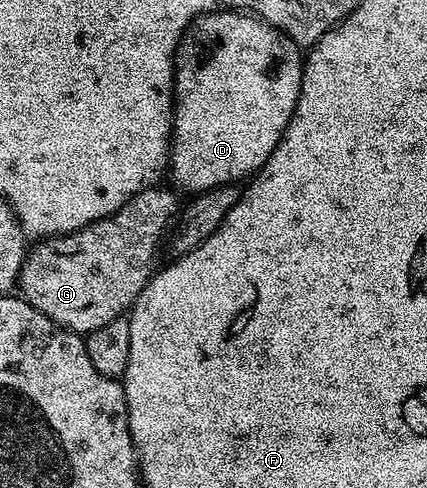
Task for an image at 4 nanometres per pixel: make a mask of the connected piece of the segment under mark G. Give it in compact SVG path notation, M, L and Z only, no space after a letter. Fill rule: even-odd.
M164 186L146 187L131 201L127 201L114 215L95 221L82 231L68 231L66 235L54 235L48 239L34 242L28 248L25 262L19 274L19 295L35 309L39 309L51 321L69 331L88 333L124 316L132 308L142 289L148 285L155 274L153 258L161 238L170 234L179 215L176 190L164 191Z

